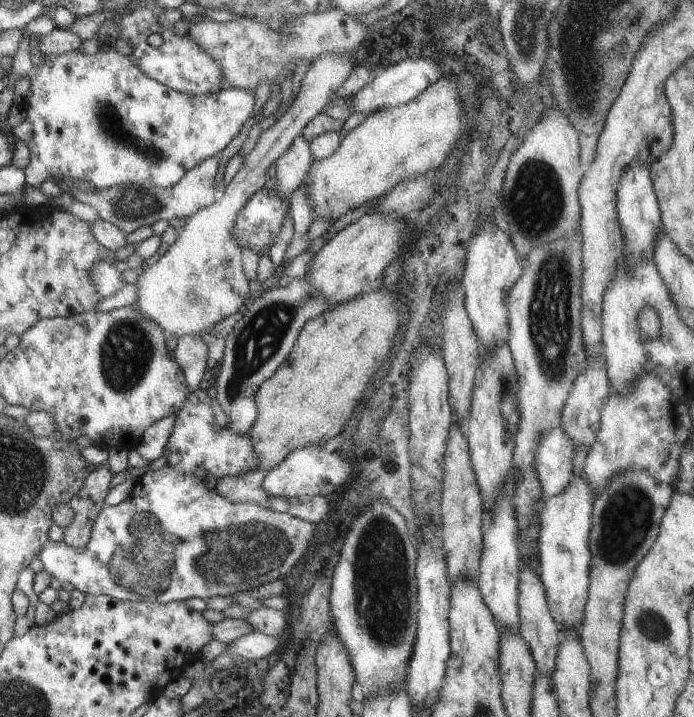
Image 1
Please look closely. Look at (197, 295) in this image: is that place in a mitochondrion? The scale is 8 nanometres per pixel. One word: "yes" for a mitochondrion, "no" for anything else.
yes

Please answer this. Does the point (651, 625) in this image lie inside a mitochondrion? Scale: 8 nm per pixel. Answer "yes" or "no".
yes

